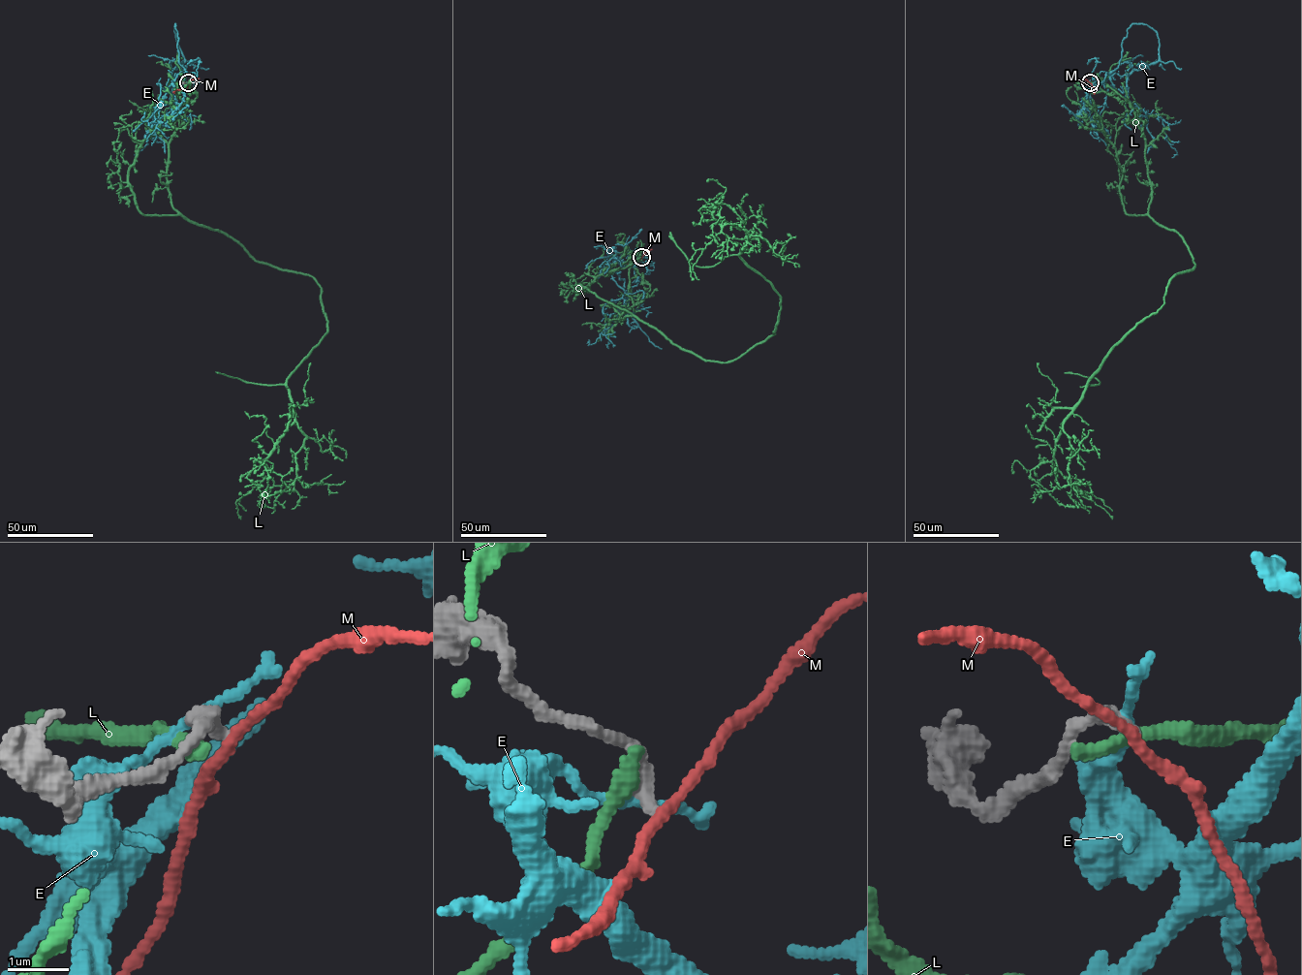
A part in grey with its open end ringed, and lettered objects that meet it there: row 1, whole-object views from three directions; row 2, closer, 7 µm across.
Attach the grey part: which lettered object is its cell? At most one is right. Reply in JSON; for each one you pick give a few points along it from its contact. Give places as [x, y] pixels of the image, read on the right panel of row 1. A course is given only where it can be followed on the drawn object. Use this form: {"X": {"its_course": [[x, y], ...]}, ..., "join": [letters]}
{"join": []}

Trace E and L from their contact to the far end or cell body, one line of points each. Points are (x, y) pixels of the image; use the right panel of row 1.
E: (1089, 81), (1084, 110), (1097, 121), (1112, 75), (1126, 75), (1129, 100), (1162, 120), (1176, 150), (1172, 157)
L: (1089, 82), (1129, 103), (1148, 214), (1194, 266), (1111, 349), (1053, 458), (1030, 471), (1072, 501)

